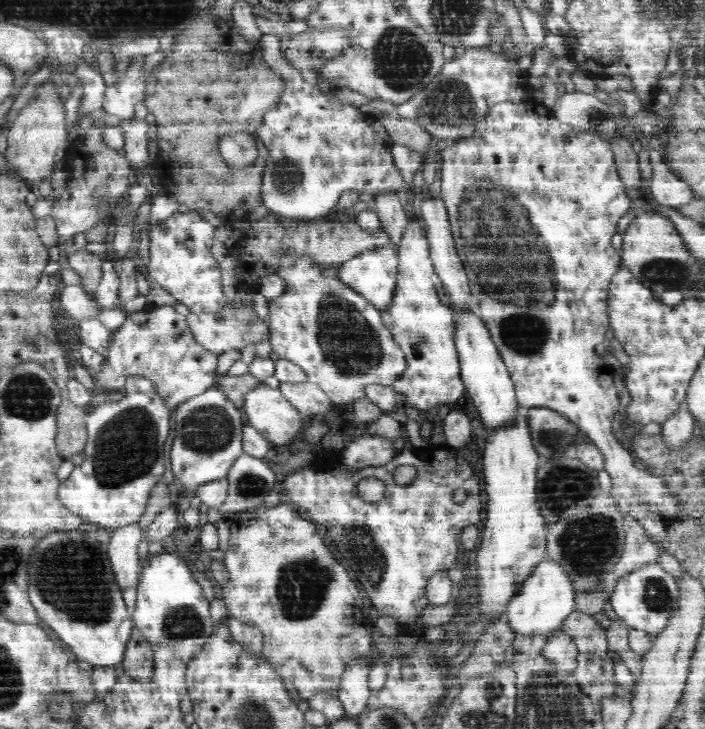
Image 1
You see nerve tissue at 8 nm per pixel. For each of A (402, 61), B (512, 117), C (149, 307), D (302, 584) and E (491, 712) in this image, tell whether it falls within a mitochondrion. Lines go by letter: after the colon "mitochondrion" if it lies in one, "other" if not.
A: mitochondrion
B: other
C: other
D: mitochondrion
E: mitochondrion

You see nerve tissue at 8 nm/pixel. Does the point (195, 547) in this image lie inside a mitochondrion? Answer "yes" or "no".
no

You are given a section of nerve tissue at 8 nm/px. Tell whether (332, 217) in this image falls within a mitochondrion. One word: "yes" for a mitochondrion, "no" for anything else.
no

